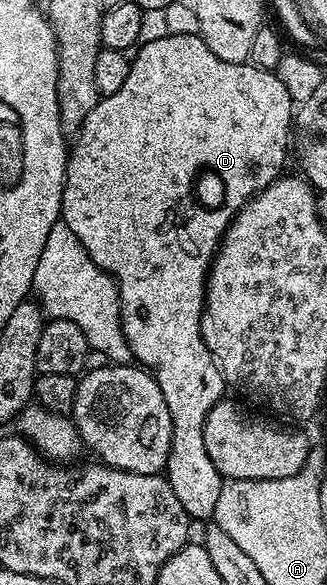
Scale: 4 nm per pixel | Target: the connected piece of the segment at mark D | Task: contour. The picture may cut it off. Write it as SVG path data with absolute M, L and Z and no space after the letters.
M168 33L164 38L144 42L137 46L130 63L128 79L124 79L124 87L120 87L120 91L112 95L102 97L96 103L96 107L88 111L88 119L84 119L80 131L73 138L68 149L60 219L68 227L72 227L72 235L80 239L92 263L96 263L96 267L110 274L118 284L122 330L124 339L128 339L130 356L139 366L145 367L153 374L156 383L159 384L161 394L164 395L164 402L168 405L168 413L171 415L171 449L167 455L164 476L169 481L172 491L176 491L176 499L180 499L180 507L184 507L184 511L195 522L209 522L213 518L224 484L222 473L209 458L205 446L206 416L215 404L223 400L225 393L222 392L227 392L228 389L218 369L218 364L214 362L214 356L208 351L200 331L202 308L206 302L206 274L210 262L213 261L218 251L222 236L226 234L226 228L230 226L234 216L246 206L247 201L255 193L259 193L261 189L267 189L273 181L278 180L283 172L282 164L286 161L286 148L290 145L290 125L292 129L295 117L295 102L290 100L285 84L281 82L277 72L261 69L249 63L228 63L224 59L216 59L216 55L208 51L208 47L198 34Z

